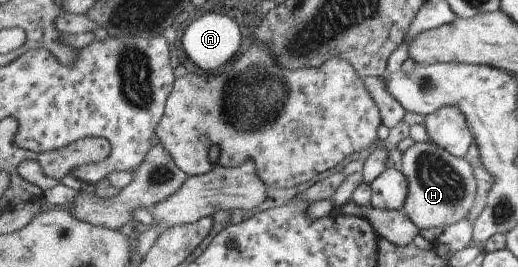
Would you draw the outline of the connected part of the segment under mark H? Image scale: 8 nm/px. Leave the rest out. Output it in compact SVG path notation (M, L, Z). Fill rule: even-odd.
M433 142L415 143L403 153L402 171L409 183L409 194L403 211L421 232L449 228L471 214L477 202L479 186L473 166L464 157L456 157Z

